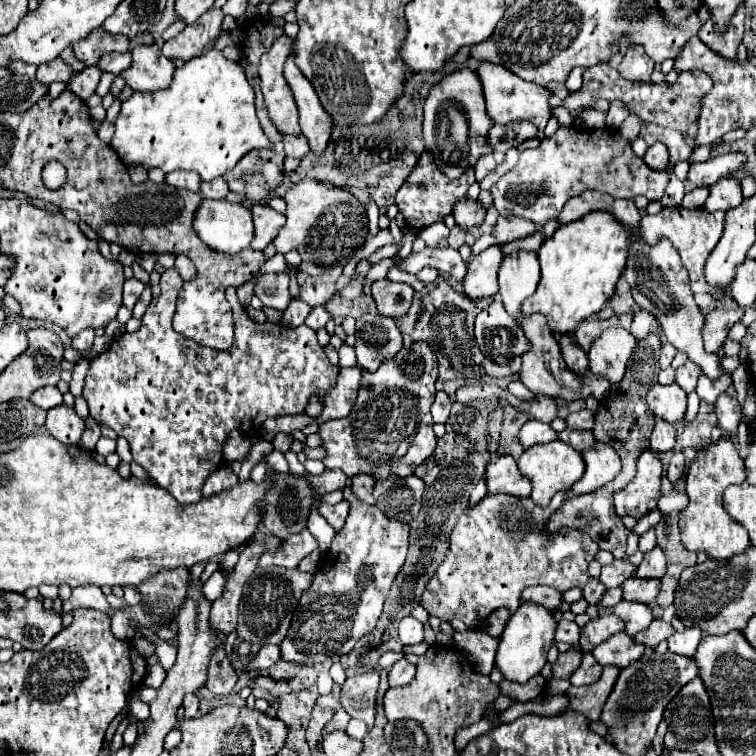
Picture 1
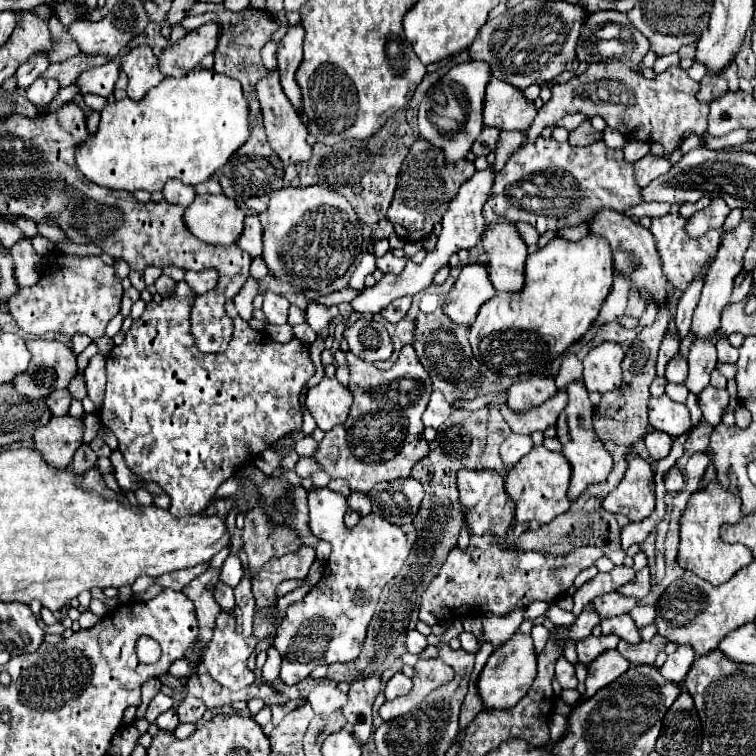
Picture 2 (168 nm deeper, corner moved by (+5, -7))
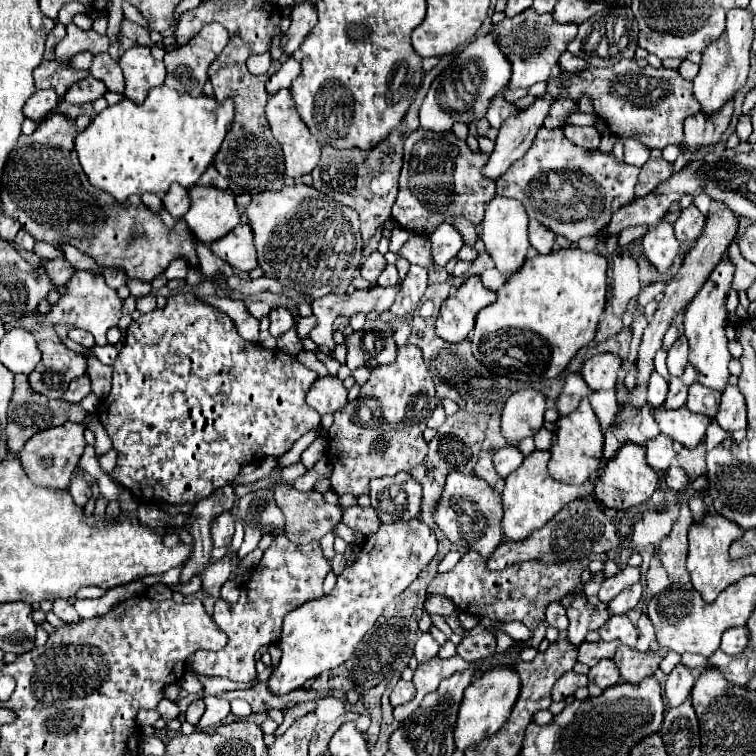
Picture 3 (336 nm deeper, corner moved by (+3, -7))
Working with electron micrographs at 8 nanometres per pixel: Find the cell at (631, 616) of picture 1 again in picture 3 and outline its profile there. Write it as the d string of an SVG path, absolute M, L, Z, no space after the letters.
M625 614L611 616L603 624L603 628L599 628L599 634L603 640L619 640L631 648L637 644L637 628L631 624L631 620Z

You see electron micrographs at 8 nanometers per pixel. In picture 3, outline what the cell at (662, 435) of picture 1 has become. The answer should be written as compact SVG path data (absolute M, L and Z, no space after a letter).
M659 434L657 438L649 440L645 444L645 450L647 450L647 464L653 470L667 470L675 458L673 440L665 434Z

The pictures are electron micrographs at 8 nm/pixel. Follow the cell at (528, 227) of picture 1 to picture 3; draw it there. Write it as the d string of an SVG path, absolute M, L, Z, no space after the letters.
M531 220L529 224L529 242L531 246L539 252L539 254L549 254L555 242L555 234L547 232L547 228L543 228L543 224L539 224L537 220Z

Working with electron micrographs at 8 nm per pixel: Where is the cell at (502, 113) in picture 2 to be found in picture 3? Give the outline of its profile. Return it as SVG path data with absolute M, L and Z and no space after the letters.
M499 94L499 96L491 102L485 118L489 120L489 124L491 124L493 128L499 128L505 118L509 118L509 116L513 116L513 114L517 114L517 112L519 112L519 108L515 108L515 106L509 104L509 102L505 102L503 96Z

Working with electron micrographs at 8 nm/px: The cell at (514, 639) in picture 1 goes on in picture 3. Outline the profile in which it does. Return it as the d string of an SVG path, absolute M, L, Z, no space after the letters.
M495 666L485 674L477 676L477 680L473 680L467 686L459 706L459 716L455 722L455 748L459 752L465 752L467 748L477 746L481 740L493 736L507 722L509 712L519 696L519 690L521 690L521 682L513 668Z

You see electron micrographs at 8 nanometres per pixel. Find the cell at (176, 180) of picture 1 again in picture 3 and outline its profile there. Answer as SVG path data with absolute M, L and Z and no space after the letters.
M171 184L167 194L163 194L163 206L173 218L183 218L189 210L189 196L179 184Z

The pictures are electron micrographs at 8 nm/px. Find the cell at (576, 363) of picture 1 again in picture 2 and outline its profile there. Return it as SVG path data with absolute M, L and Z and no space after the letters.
M575 380L575 382L567 384L567 396L569 396L569 404L557 420L557 438L563 444L563 456L571 464L571 484L569 484L567 496L569 496L569 500L575 500L591 484L599 484L599 482L607 480L607 476L613 468L613 456L609 456L609 452L603 448L601 440L593 432L593 426L591 426L593 404L587 398L585 384L581 384L581 380Z

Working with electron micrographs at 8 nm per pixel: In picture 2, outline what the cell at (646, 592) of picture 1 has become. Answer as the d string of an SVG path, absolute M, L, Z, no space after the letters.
M609 592L609 594L593 600L593 604L595 604L597 612L601 614L601 618L611 618L611 616L619 616L619 614L629 614L639 604L639 600L623 596L619 592Z

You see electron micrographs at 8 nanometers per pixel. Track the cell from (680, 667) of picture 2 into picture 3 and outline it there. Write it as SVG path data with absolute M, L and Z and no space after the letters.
M677 664L665 682L665 698L667 698L669 708L675 708L683 704L685 700L689 700L693 684L695 684L695 678L691 670L687 670L683 664Z

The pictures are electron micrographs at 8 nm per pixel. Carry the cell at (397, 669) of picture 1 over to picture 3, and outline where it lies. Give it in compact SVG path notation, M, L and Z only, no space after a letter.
M399 680L397 686L395 686L393 692L391 692L391 706L401 706L401 704L409 702L413 696L415 696L415 686L413 686L413 682Z

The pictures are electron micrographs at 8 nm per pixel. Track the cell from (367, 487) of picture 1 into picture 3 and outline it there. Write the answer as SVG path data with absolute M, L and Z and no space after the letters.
M351 506L343 510L343 524L349 526L351 530L361 532L363 536L369 536L371 532L379 530L379 520L373 508L361 508L361 506Z

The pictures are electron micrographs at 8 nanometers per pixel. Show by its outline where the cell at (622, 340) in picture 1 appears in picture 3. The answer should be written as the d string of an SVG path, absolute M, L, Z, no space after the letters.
M595 354L589 360L585 360L581 376L593 390L613 390L619 368L621 358L617 354Z

